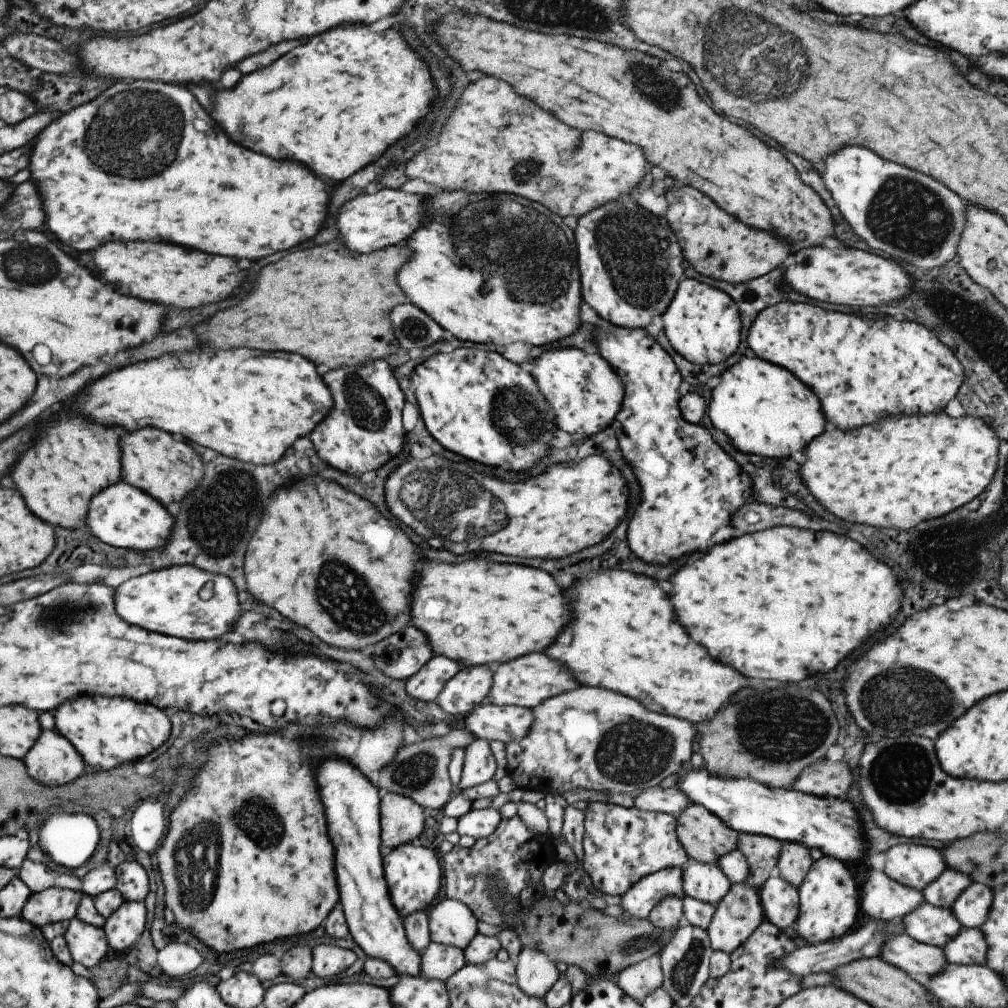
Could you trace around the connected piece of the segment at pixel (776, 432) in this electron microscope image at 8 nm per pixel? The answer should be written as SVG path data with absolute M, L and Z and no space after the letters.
M756 356L741 358L737 364L725 368L706 404L713 428L725 435L728 444L745 454L787 458L793 452L801 452L825 424L817 398L813 398L799 378Z

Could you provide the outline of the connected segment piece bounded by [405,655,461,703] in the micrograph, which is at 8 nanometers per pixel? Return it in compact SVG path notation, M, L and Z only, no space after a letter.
M433 655L413 676L405 679L405 692L416 701L435 702L445 682L449 682L461 666L459 662Z

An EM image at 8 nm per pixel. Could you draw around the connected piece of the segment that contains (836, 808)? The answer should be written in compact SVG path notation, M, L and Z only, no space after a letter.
M689 765L679 772L677 784L691 803L705 806L729 829L774 838L782 843L802 844L805 848L817 848L825 856L843 864L855 864L867 854L867 844L861 840L861 824L855 818L849 800L839 797L817 797L786 788L769 788L759 782L745 779L719 778L707 774L703 767L693 770Z

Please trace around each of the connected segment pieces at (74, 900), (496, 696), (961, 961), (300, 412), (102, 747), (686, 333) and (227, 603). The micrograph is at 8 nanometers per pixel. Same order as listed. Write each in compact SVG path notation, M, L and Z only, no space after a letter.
M57 887L31 893L19 912L19 918L37 928L47 923L70 921L75 917L81 894L81 891L73 892Z
M527 654L493 666L491 690L487 693L485 702L493 706L517 705L532 709L544 700L549 700L571 688L575 688L575 682L569 680L569 672L559 662L553 662L545 654Z
M961 928L941 948L948 964L983 966L987 962L987 944L979 928Z
M189 350L165 354L155 360L129 364L99 378L85 390L87 402L81 402L83 416L109 426L117 424L125 430L155 426L169 434L179 434L189 442L211 448L221 456L254 465L272 465L300 437L307 436L331 410L333 398L313 364L297 354L267 354L259 350Z
M81 694L77 698L71 698L69 702L63 702L57 706L55 712L51 712L54 720L54 729L63 738L66 738L73 748L80 754L83 762L91 769L106 771L125 763L135 763L143 756L156 750L169 737L169 720L167 716L147 702L135 702L129 698L119 696L101 696L101 694Z
M684 278L677 285L673 300L659 316L667 342L683 359L691 364L719 364L735 354L739 346L739 308L733 299L716 287L702 281Z
M191 565L168 566L130 578L115 588L113 604L115 614L127 624L183 640L215 640L233 626L241 608L230 578Z

